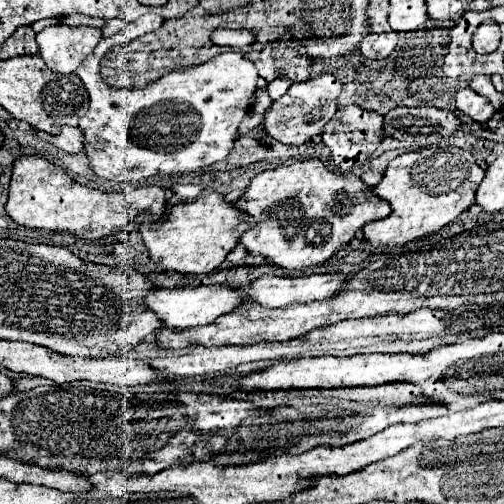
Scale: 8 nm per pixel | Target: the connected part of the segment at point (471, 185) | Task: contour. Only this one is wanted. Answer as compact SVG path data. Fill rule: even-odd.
M410 151L410 153L398 155L396 159L390 161L382 183L378 187L374 187L374 193L392 205L392 213L390 213L390 217L386 217L382 221L374 221L362 229L366 241L372 247L404 245L418 237L436 233L444 225L452 223L470 205L474 205L474 193L486 175L486 171L480 169L480 165L474 161L474 157L466 157L466 173L470 173L470 177L466 177L466 181L462 181L462 185L458 185L458 189L450 189L450 193L426 193L426 189L422 189L422 185L418 185L418 181L414 181L414 165L418 165L418 161L422 161L422 157L426 157L426 153Z

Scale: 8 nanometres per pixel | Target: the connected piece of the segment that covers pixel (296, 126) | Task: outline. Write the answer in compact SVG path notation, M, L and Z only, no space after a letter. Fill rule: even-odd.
M322 75L304 83L292 83L286 95L282 95L278 101L272 101L272 105L264 111L266 133L284 145L302 145L304 141L320 135L324 131L324 125L336 113L336 97L340 91L342 83L334 75Z

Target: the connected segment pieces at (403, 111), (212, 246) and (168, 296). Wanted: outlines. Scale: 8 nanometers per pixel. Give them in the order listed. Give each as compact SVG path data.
M398 107L384 117L386 137L406 139L412 135L438 133L442 137L454 135L460 129L460 119L456 113L434 107Z
M210 193L210 195L198 197L192 203L174 205L166 221L142 223L140 235L150 253L150 259L162 271L172 269L178 273L204 275L220 267L226 255L238 245L242 233L248 231L250 227L254 227L254 219L250 215L242 213L232 203L226 203L224 195Z
M182 287L182 289L154 289L146 295L144 301L166 327L174 329L192 329L212 323L216 317L230 313L246 303L242 293L232 287Z

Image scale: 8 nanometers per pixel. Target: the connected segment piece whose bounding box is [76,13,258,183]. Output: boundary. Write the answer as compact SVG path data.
M150 13L134 23L128 23L122 31L118 31L114 37L102 39L96 49L82 61L76 75L82 79L88 95L90 95L90 109L80 119L78 127L82 131L84 139L84 153L90 161L92 171L108 181L116 183L136 183L140 179L148 179L152 175L170 175L170 173L192 173L198 169L204 169L208 165L214 165L216 161L222 161L228 157L234 149L234 141L238 135L238 127L244 119L244 115L250 111L250 97L256 91L258 81L258 69L252 61L244 59L236 51L222 53L198 67L184 67L176 73L168 73L160 77L158 81L142 87L142 89L116 89L104 83L100 77L100 57L104 57L110 47L129 43L150 31L160 29L164 23L162 17Z

